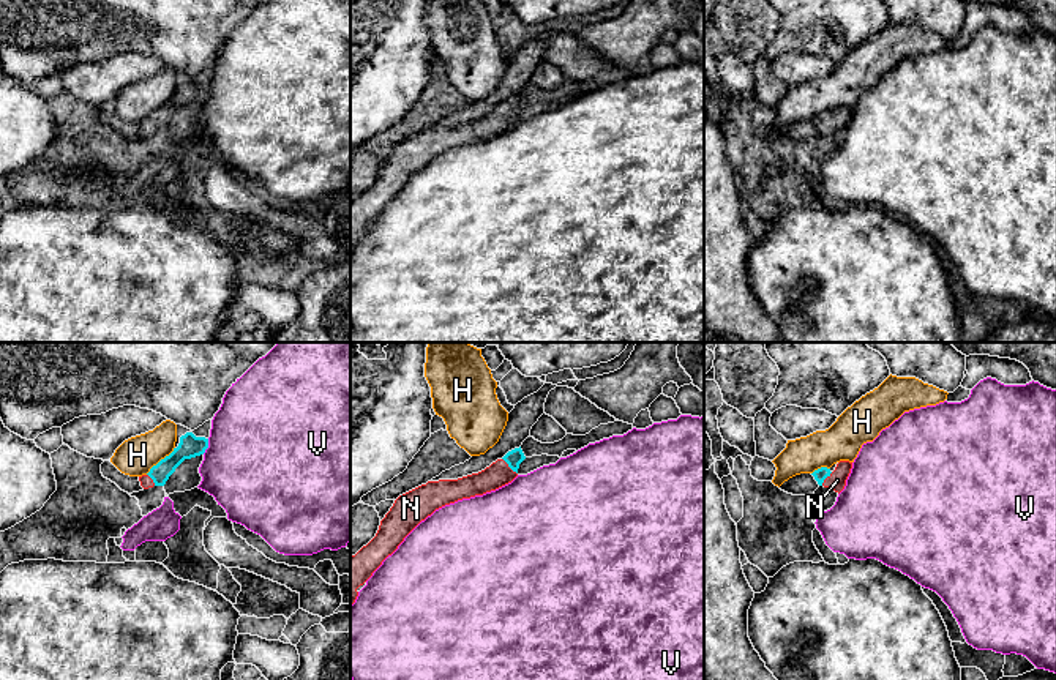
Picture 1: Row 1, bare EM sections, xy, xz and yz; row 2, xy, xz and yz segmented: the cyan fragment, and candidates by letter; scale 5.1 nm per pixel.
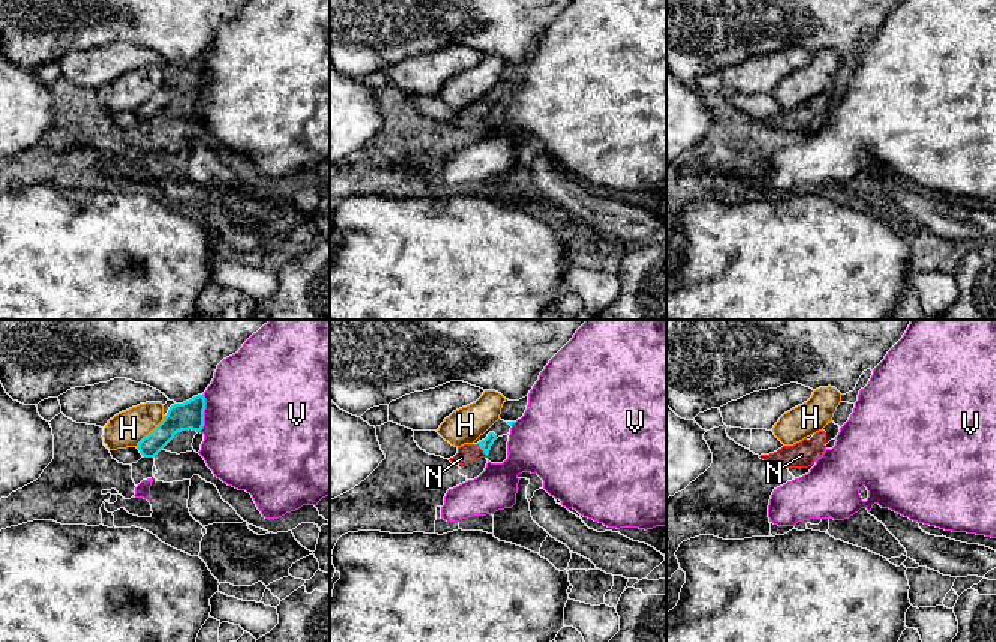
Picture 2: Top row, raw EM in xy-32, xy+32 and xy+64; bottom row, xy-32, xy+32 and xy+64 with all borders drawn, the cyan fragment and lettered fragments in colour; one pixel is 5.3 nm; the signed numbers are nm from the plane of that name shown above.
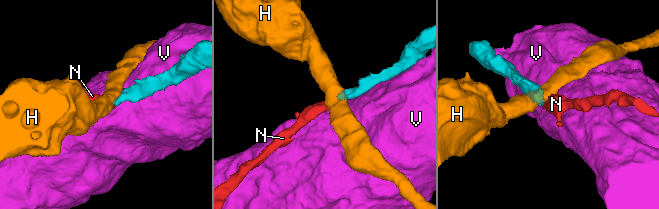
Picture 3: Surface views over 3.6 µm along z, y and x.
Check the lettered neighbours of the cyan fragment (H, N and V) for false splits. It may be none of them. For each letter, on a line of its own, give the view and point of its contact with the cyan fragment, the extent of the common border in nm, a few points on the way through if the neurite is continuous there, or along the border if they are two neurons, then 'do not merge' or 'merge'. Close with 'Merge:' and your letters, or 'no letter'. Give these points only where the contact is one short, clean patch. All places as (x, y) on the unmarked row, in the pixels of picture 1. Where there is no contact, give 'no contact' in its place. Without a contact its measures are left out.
H: contact xy (161, 106); length 200 nm; border xy (174, 93), (146, 120); do not merge
N: contact xz (509, 112); length 120 nm; way xz (513, 104), (509, 112), (498, 120); merge
V: contact xy (207, 93); length 90 nm; do not merge
Merge: N

